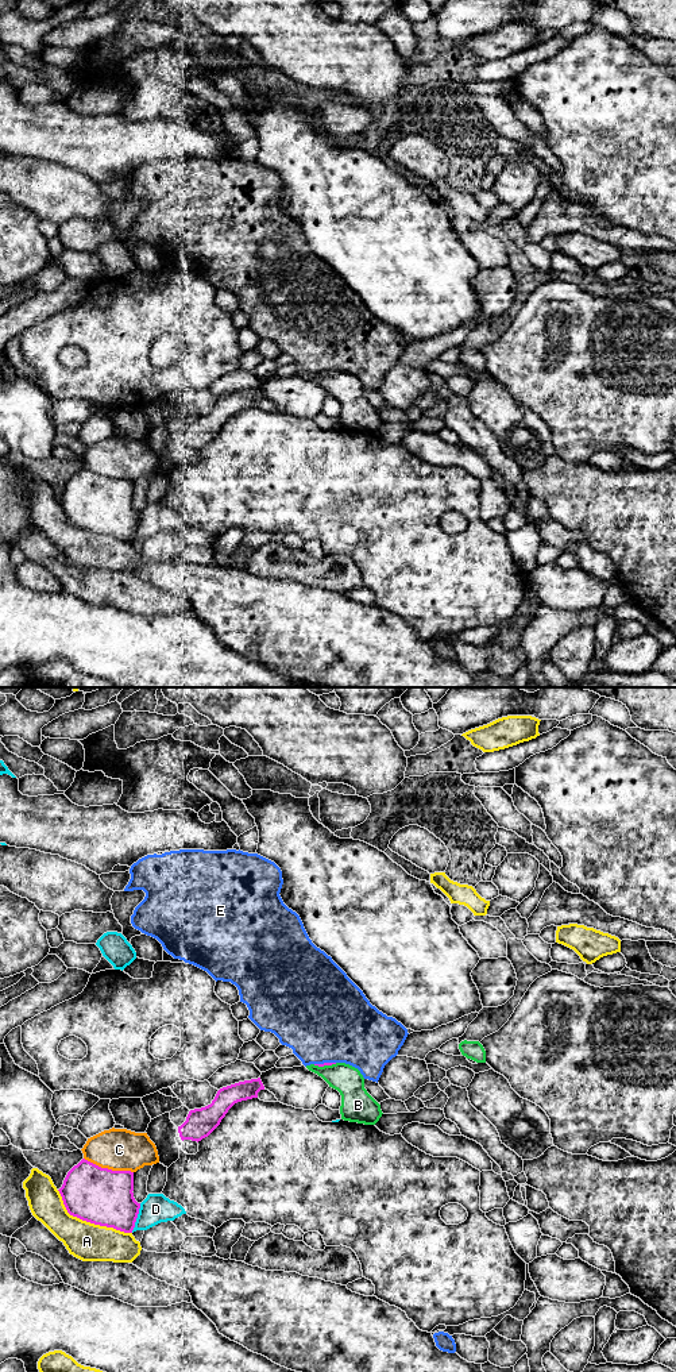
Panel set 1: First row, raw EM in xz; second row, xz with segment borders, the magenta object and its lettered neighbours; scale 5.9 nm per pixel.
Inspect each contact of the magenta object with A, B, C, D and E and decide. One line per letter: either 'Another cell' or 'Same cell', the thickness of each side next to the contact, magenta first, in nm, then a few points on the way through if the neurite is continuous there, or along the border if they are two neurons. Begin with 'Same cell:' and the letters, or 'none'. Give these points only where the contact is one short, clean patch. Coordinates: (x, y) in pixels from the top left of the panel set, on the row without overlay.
Same cell: none
A: Another cell. Thickness 340 nm (magenta) against 220 nm
B: Another cell. Thickness 20 nm (magenta) against 170 nm. Boundary: xz (336, 372), (325, 374), (313, 373)
C: Another cell. Thickness 340 nm (magenta) against 260 nm
D: Another cell. Thickness 340 nm (magenta) against 170 nm
E: Another cell. Thickness 20 nm (magenta) against 500 nm

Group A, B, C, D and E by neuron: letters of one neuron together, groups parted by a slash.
A / B / C / D / E

